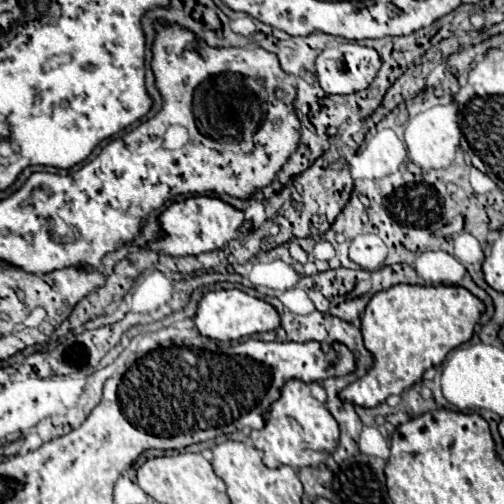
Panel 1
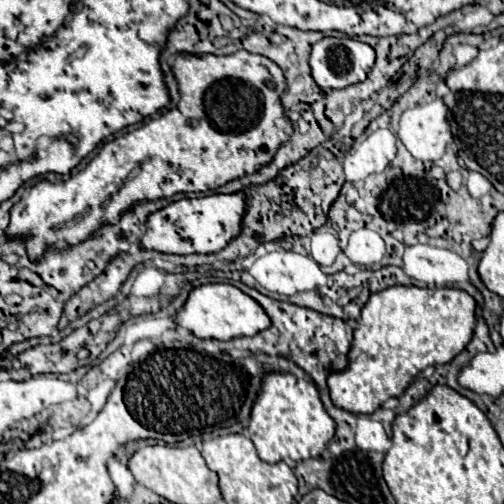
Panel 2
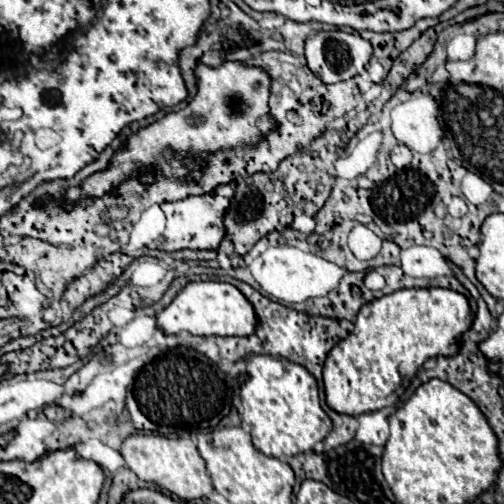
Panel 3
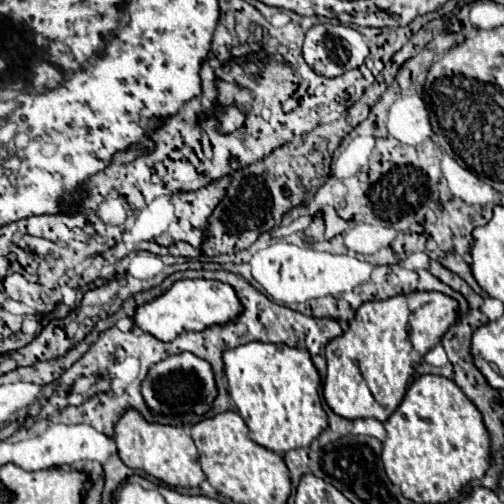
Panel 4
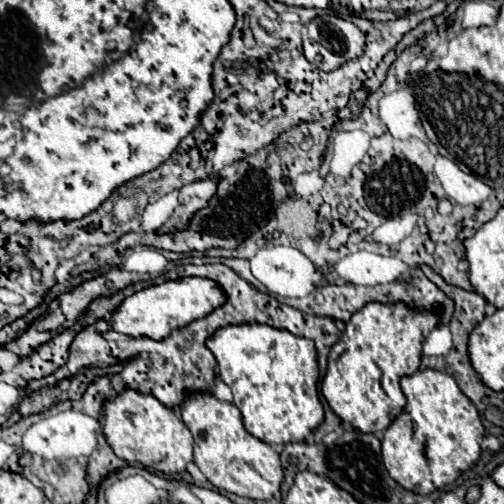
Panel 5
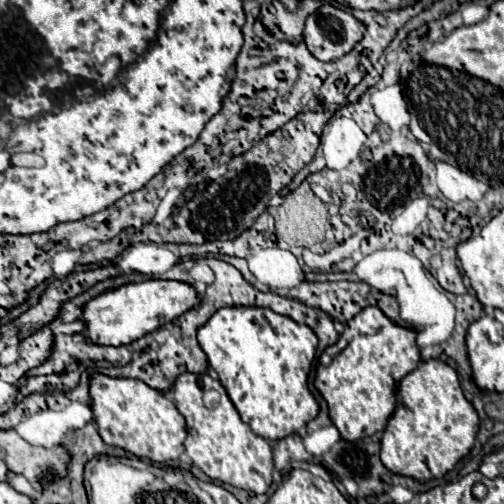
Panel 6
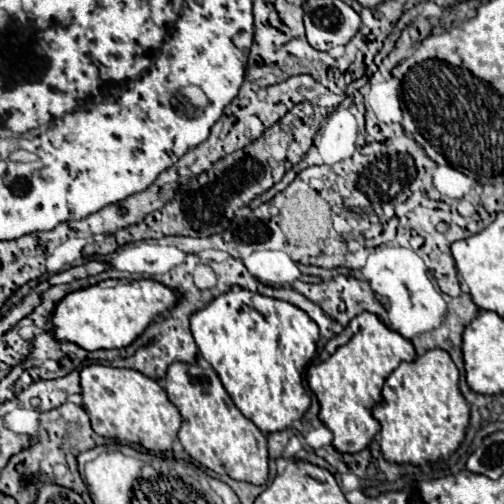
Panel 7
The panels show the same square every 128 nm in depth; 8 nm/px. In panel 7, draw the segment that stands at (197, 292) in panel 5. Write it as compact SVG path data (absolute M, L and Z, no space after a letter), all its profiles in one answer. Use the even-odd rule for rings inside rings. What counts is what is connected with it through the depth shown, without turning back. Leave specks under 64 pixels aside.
M104 280L86 290L72 292L58 302L52 314L54 336L58 340L74 342L84 350L124 348L132 344L156 316L162 316L172 308L172 304L176 304L176 292L164 288L158 280Z

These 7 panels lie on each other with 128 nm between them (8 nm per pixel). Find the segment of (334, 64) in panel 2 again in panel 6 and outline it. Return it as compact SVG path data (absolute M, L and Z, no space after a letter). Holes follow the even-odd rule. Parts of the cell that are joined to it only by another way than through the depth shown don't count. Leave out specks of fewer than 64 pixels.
M324 4L306 20L304 42L312 56L322 62L332 62L348 54L360 40L360 22L332 4Z

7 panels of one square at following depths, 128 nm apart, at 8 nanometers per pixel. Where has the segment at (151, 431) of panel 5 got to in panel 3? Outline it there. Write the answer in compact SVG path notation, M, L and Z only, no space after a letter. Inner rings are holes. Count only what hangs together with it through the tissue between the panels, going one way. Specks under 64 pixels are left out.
M132 434L122 444L122 456L126 466L144 482L156 484L162 490L178 496L184 502L192 502L198 498L206 498L214 492L212 480L208 476L204 458L198 454L196 444L190 438L184 440L170 440L166 436L152 436L152 434Z

